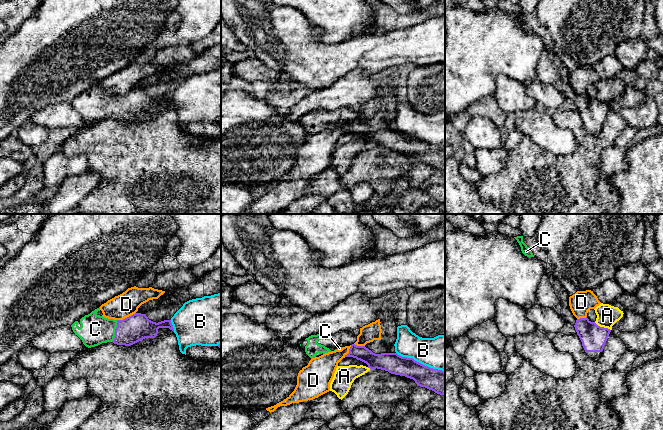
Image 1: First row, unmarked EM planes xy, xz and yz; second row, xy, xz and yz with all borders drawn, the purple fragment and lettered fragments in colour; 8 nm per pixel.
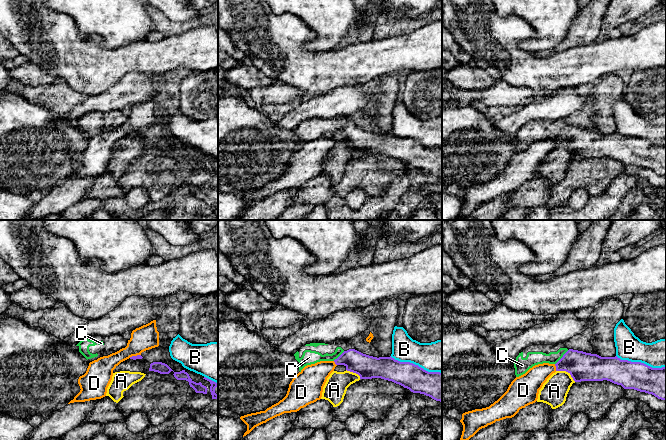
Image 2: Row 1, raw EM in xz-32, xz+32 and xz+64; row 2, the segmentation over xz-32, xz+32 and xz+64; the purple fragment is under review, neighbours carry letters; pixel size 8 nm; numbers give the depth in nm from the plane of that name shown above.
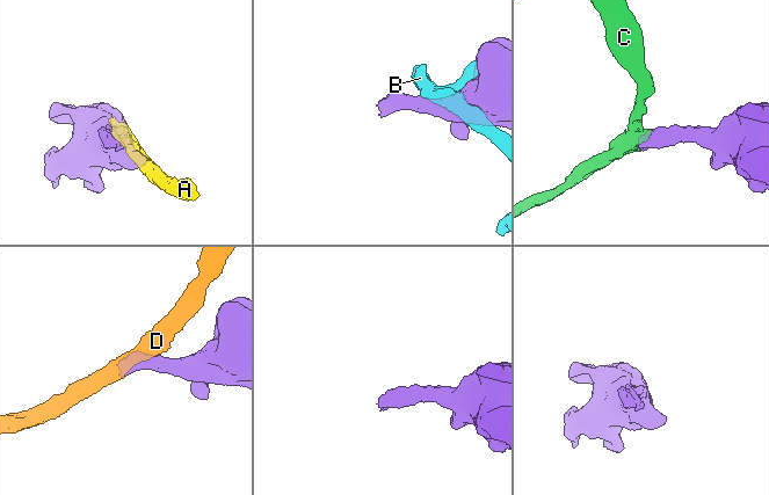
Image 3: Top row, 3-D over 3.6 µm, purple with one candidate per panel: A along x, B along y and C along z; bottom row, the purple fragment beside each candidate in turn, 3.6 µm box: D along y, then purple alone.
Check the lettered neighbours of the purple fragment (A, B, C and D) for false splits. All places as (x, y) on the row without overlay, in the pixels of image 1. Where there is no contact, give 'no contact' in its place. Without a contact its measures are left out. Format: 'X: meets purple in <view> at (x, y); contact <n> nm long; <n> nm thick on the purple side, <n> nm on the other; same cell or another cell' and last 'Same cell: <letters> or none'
A: meets purple in yz at (602, 103); contact 150 nm long; 200 nm thick on the purple side, 170 nm on the other; another cell
B: meets purple in xz at (420, 139); contact 420 nm long; 190 nm thick on the purple side, 280 nm on the other; another cell
C: meets purple in xy at (115, 107); contact 180 nm long; 220 nm thick on the purple side, 240 nm on the other; same cell
D: meets purple in xy at (127, 93); contact 170 nm long; 220 nm thick on the purple side, 190 nm on the other; another cell
Same cell: C

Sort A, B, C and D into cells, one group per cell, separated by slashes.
A / B / C / D

